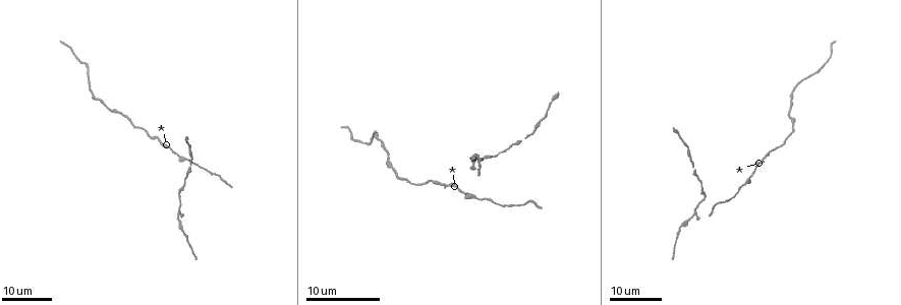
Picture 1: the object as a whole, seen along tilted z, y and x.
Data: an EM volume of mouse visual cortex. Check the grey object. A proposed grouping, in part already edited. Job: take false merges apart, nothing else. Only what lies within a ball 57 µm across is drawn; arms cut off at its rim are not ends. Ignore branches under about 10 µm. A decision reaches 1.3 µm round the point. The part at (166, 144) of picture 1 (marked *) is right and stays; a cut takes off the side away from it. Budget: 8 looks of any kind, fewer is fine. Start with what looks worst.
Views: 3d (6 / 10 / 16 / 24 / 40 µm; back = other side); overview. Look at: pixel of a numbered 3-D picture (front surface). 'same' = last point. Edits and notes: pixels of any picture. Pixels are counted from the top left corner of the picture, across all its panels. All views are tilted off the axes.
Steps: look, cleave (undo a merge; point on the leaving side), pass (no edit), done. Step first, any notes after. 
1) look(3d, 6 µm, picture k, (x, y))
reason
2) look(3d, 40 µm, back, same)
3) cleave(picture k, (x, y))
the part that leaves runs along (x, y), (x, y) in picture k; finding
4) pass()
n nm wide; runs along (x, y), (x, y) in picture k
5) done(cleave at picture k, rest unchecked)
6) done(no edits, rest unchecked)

look(3d, 16 µm, picture 1, (503, 206))
abrupt turn

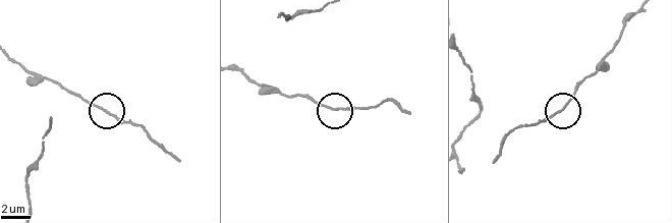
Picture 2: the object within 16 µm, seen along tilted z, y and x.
look(3d, 10 µm, picture 2, (559, 111))
closer look

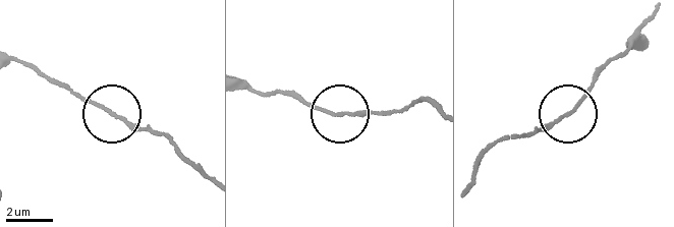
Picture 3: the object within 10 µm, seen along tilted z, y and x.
pass()
one cell here

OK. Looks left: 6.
look(3d, 16 µm, picture 1, (693, 218))
three arms meet

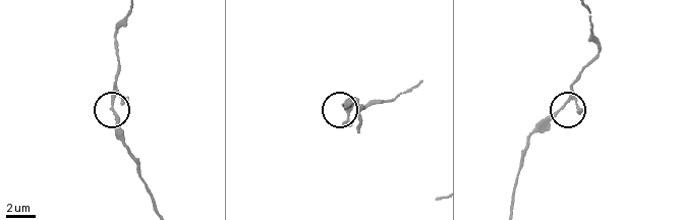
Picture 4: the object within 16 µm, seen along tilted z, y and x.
look(3d, 6 µm, picture 4, (563, 104))

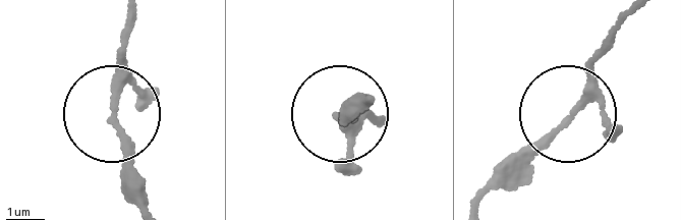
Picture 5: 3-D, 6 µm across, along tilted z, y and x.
pass()
160 nm wide; all the same cell

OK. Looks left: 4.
look(3d, 16 µm, picture 1, (157, 138))
a narrow waist

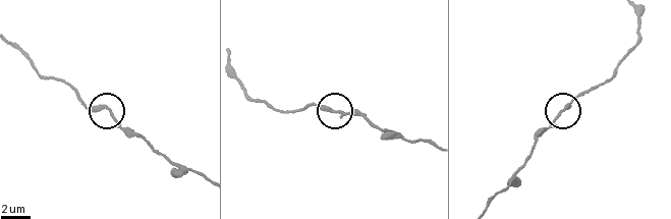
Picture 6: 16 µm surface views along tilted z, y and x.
look(3d, 10 µm, picture 6, (111, 114))

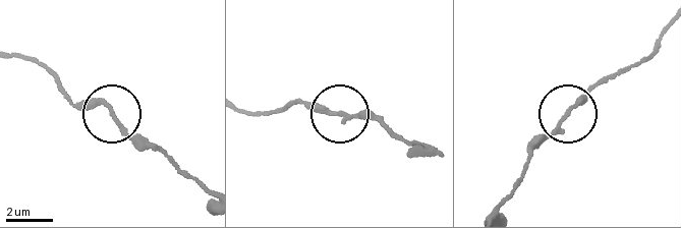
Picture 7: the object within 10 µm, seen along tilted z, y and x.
pass()
runs along (145, 135), (126, 131), (101, 104), (63, 99) in picture 7; all the same cell

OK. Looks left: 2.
look(3d, 24 µm, picture 1, (178, 193))

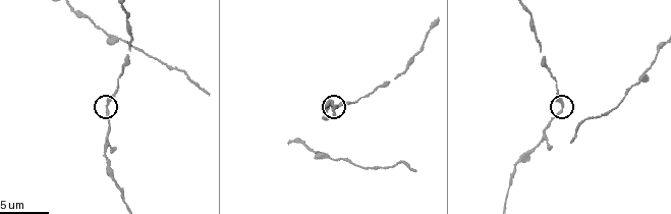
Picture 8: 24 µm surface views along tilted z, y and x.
look(3d, 6 µm, picture 8, (107, 109))
zoom in

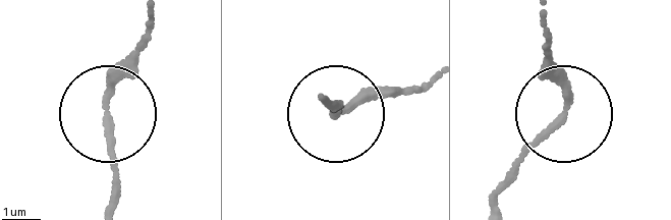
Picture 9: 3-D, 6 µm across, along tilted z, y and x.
pass()
one cell here

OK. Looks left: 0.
done(no edits, rest unchecked)

